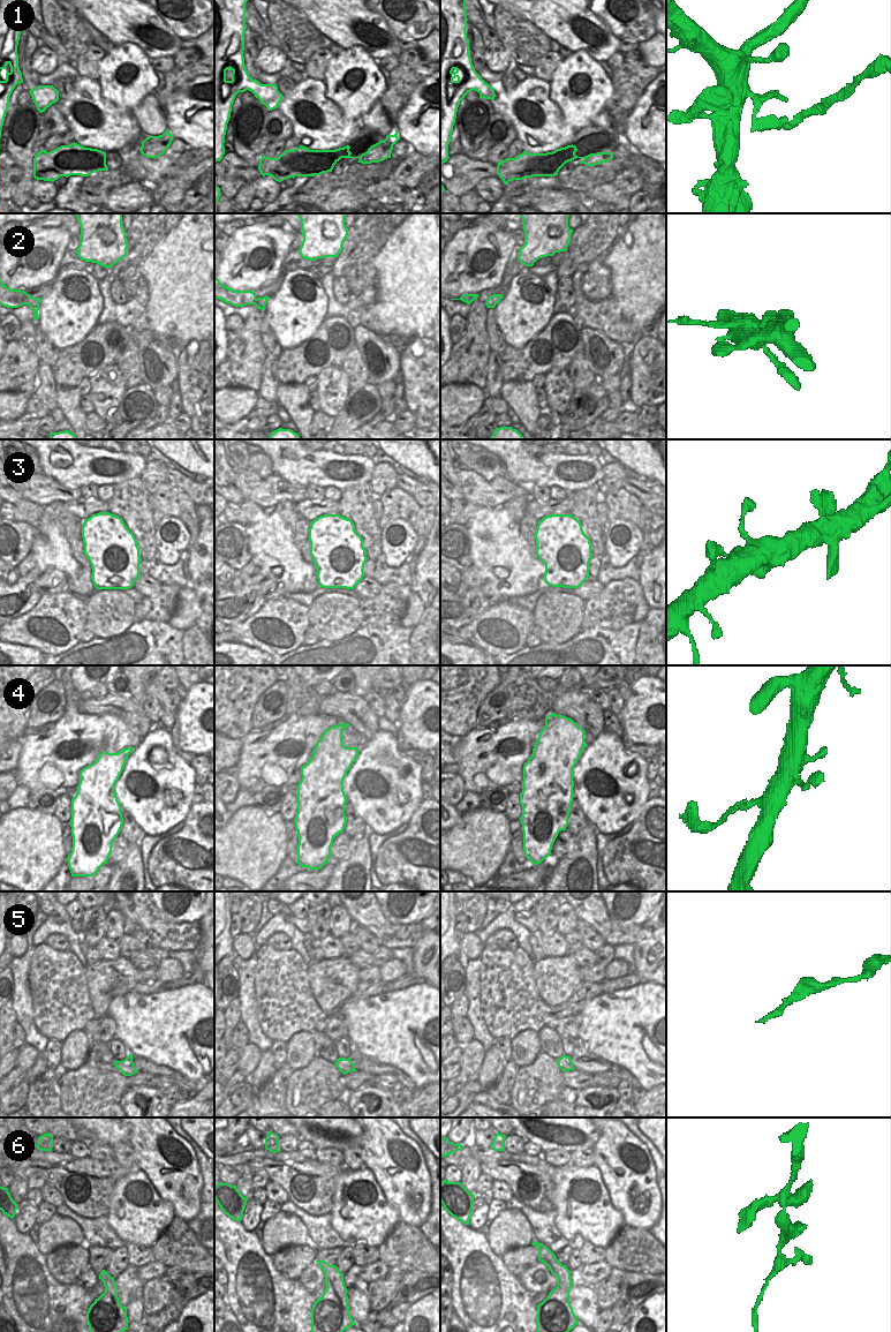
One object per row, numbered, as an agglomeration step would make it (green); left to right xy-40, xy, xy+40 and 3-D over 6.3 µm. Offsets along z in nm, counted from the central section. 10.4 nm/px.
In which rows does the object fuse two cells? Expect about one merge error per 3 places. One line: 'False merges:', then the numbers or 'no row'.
False merges: 1, 2

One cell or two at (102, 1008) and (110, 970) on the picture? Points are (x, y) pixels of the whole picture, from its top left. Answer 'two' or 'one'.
one

